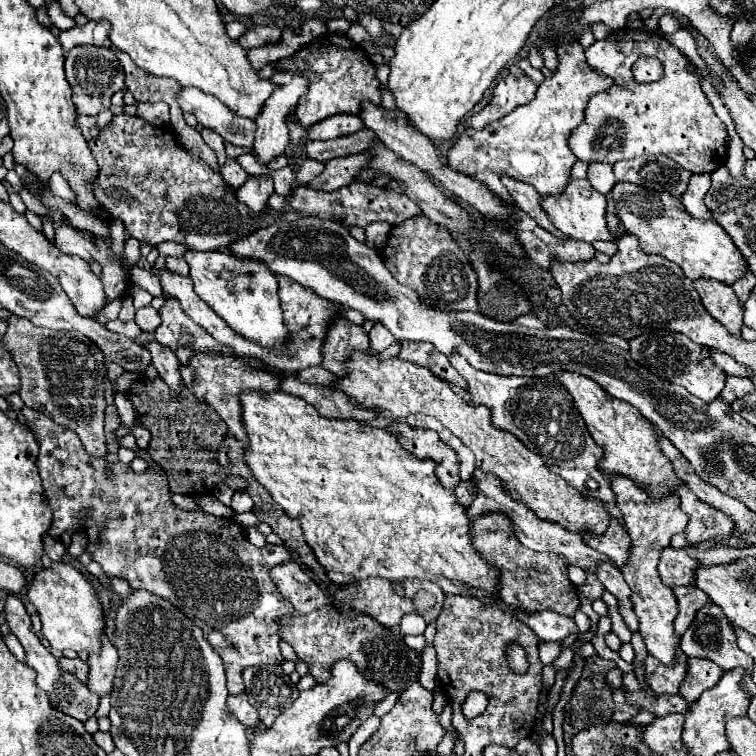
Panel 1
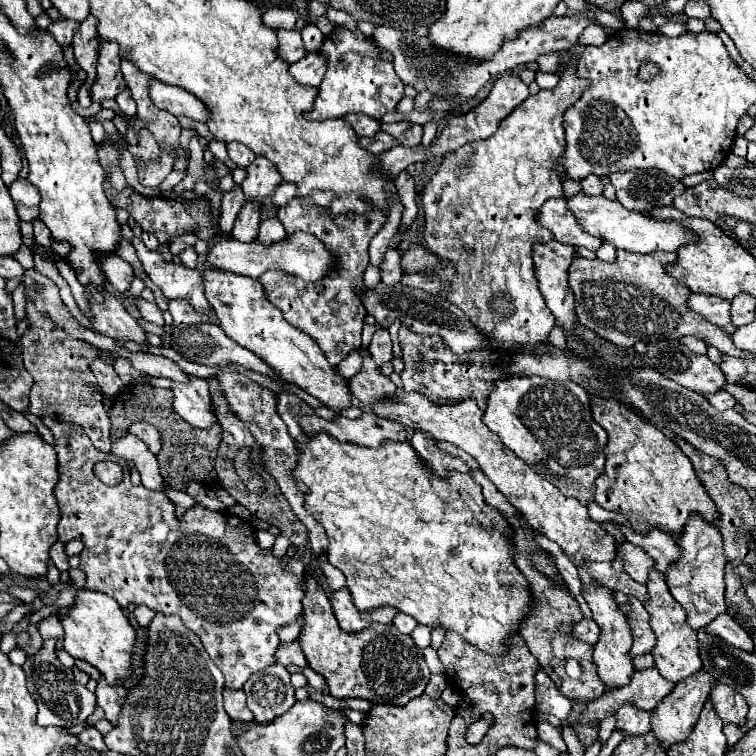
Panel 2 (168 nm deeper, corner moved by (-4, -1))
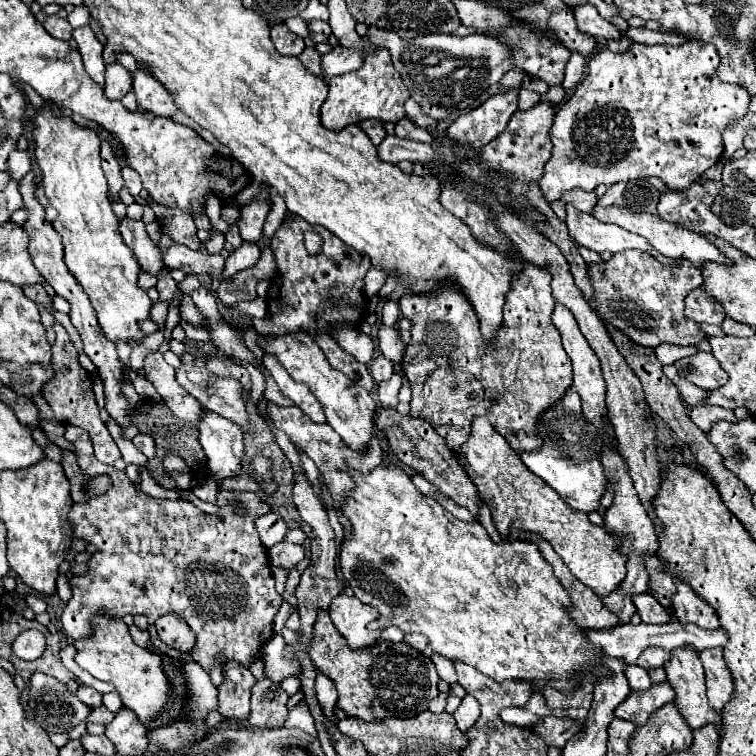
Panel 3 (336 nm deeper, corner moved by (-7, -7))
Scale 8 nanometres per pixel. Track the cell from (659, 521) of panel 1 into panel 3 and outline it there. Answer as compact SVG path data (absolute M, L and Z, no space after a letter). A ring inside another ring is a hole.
M680 647L678 651L672 651L672 655L674 655L674 659L670 659L670 663L666 663L664 669L668 675L668 683L676 691L674 705L678 707L680 715L686 719L686 723L690 725L692 731L700 729L708 723L714 723L718 733L722 735L722 713L708 705L706 685L704 685L704 669L702 669L702 661L698 659L698 651L694 651L694 647Z

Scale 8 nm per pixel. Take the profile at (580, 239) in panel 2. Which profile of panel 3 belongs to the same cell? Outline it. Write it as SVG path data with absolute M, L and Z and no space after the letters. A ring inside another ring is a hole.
M566 207L566 213L568 213L566 227L568 227L572 239L586 249L592 249L596 253L602 253L602 251L618 253L618 251L626 251L626 249L638 249L638 251L652 255L662 265L674 267L680 263L680 259L668 259L662 253L654 251L654 247L646 239L642 239L640 235L634 235L622 227L602 223L602 221L594 219L594 215L582 213L576 207Z

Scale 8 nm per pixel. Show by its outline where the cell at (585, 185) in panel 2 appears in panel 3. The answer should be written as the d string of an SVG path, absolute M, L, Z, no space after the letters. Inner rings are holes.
M570 189L560 199L568 205L574 205L576 209L580 209L584 213L592 213L594 207L596 207L596 201L598 201L598 197L594 193L588 193L588 191L582 191L582 189Z

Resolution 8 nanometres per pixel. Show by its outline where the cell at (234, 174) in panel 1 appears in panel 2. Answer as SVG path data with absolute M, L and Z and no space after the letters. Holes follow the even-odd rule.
M235 185L235 189L231 193L223 193L223 199L221 199L221 231L229 233L233 229L233 221L241 209L241 203L243 203L245 195L241 191L241 185Z

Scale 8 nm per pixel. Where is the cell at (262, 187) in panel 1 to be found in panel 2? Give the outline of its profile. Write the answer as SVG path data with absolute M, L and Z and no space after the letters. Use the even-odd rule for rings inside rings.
M245 201L237 219L231 235L239 241L251 241L259 233L259 223L261 223L261 209L263 205L259 201Z

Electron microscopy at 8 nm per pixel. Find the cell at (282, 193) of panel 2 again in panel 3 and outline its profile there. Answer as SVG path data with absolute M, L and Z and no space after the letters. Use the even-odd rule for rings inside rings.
M274 193L272 195L272 209L270 209L270 213L266 217L266 223L264 223L264 237L272 237L276 233L276 229L284 221L284 211L286 211L286 207L284 207L282 197L278 193Z

